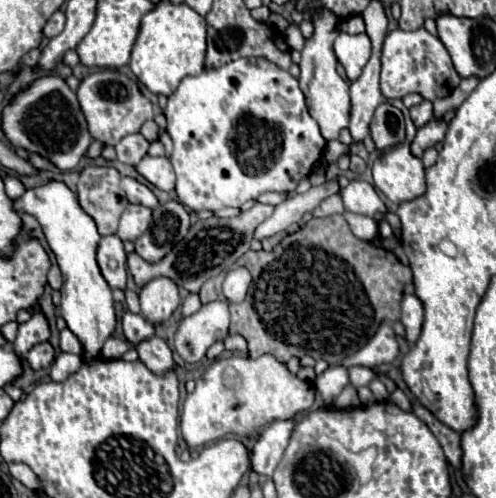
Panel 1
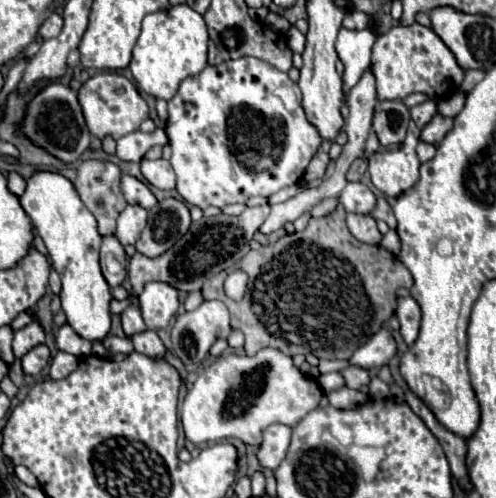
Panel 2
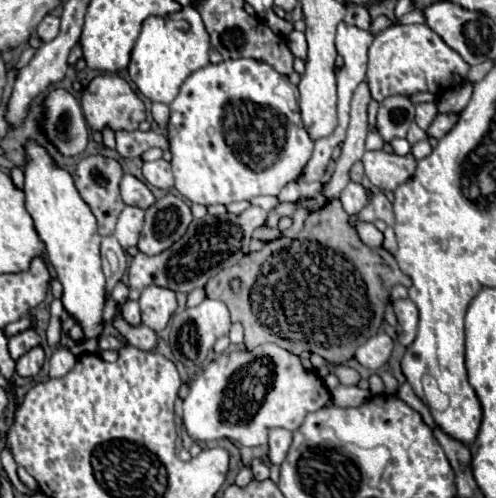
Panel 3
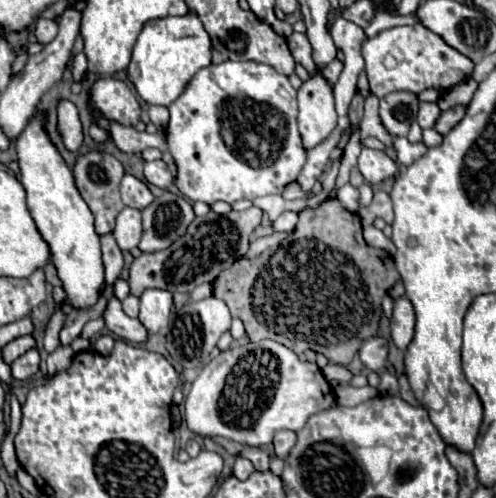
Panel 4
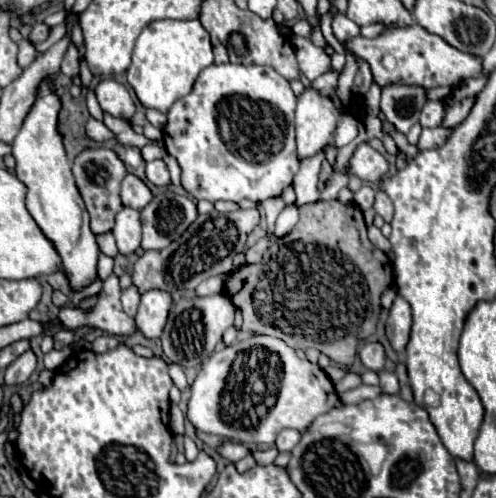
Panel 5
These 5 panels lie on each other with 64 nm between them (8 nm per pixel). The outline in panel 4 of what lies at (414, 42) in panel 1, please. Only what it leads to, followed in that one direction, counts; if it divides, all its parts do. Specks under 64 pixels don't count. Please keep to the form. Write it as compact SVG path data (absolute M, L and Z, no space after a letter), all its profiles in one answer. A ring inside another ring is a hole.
M420 22L412 26L398 26L380 32L372 40L364 40L362 44L362 56L366 60L366 74L370 82L370 92L378 98L396 92L396 90L408 90L408 92L422 92L426 88L444 88L450 90L452 86L468 80L474 70L474 62L448 46L438 34L424 28ZM388 58L392 58L392 66L386 66Z

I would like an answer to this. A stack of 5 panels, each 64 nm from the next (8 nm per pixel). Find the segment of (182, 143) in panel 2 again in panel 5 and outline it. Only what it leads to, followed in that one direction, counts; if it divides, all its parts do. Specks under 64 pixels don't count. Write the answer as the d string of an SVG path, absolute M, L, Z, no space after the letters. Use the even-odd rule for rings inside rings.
M212 64L204 68L192 92L172 104L168 122L164 126L164 146L182 168L182 186L196 200L266 200L280 196L292 184L300 168L294 138L294 110L296 96L274 68L268 66L242 66L242 64Z

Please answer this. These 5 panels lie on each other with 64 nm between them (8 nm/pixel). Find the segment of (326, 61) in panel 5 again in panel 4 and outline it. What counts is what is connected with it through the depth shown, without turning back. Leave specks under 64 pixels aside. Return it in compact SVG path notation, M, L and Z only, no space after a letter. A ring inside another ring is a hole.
M294 32L290 38L288 38L288 46L290 46L290 52L294 56L294 60L298 64L302 64L310 76L318 74L318 64L312 60L312 46L308 42L308 36L306 34L298 34Z

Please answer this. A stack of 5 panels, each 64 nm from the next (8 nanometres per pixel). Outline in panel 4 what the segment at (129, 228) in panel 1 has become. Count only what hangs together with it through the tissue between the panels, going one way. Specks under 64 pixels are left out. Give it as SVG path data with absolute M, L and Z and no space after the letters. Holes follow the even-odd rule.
M124 208L116 218L116 228L112 232L120 250L132 250L142 238L142 214L136 208Z

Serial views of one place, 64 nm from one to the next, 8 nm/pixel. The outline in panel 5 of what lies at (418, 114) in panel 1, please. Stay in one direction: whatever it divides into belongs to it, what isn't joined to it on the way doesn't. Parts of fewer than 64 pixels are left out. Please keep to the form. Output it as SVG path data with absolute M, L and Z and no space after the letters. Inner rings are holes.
M428 100L420 114L420 124L424 128L436 128L444 120L444 102L442 100Z

